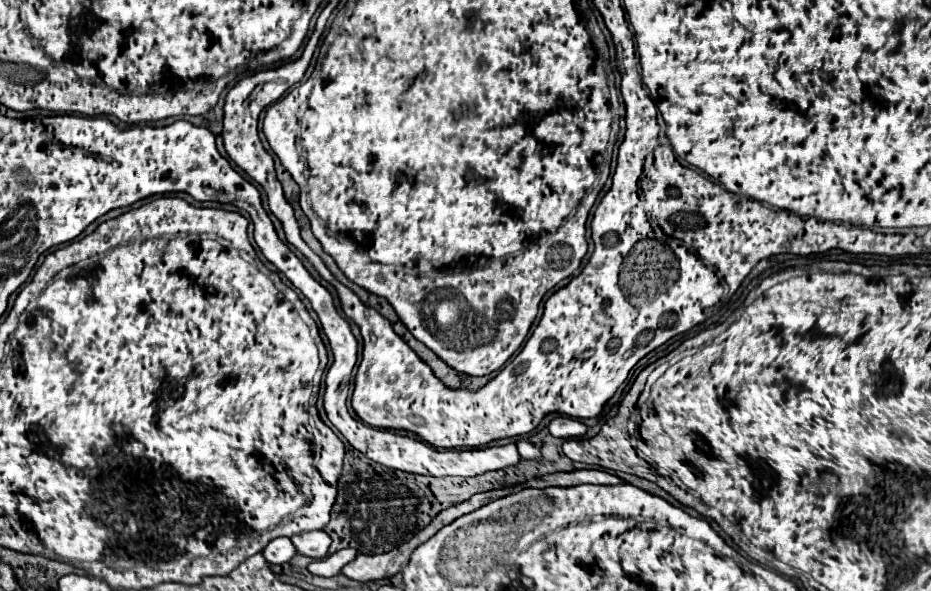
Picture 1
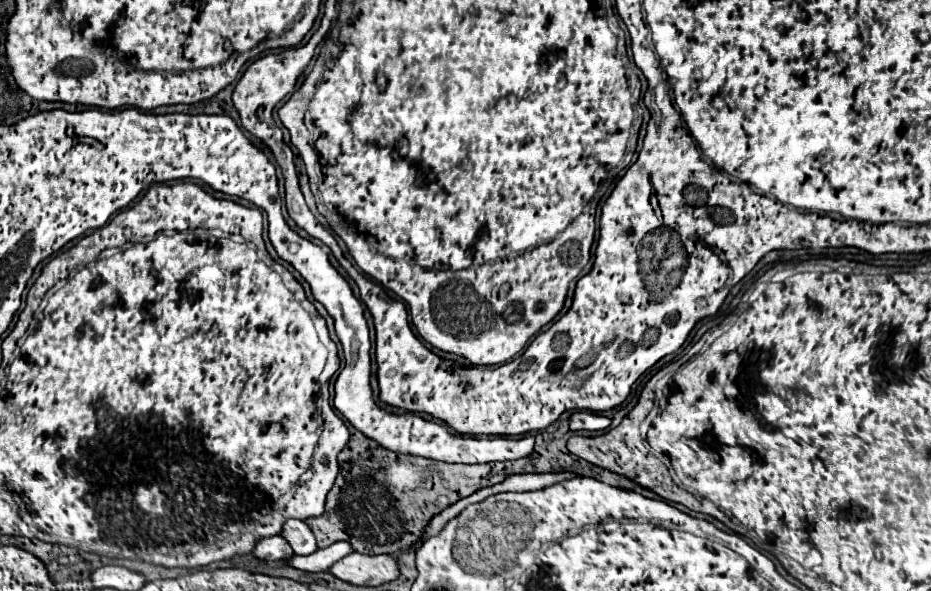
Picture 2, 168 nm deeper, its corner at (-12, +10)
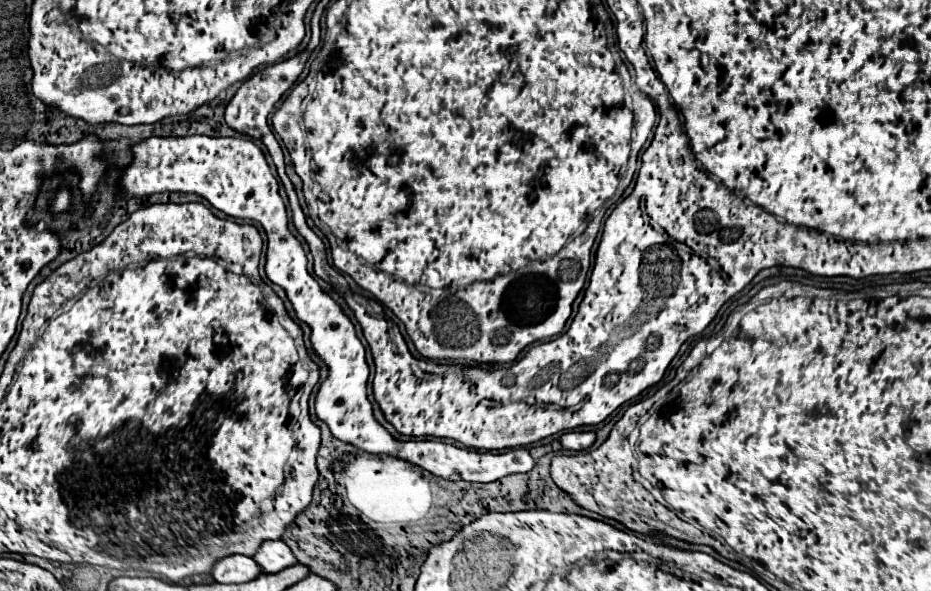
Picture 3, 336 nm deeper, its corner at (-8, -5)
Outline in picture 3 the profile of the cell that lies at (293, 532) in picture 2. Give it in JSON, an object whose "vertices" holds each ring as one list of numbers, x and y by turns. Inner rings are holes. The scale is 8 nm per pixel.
{"vertices":[[280,539,278,541,266,541,258,549,254,559,258,561,258,567,262,567,262,573,276,573,276,571,296,563,296,557,288,549,288,545,282,543]]}

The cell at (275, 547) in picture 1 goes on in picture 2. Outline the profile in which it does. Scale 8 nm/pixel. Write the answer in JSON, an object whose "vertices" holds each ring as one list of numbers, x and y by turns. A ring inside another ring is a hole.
{"vertices":[[280,534,264,538,256,544,254,548,254,556,262,558,262,560,280,560,280,558,290,558,294,556,290,544,286,544,286,540,282,540]]}

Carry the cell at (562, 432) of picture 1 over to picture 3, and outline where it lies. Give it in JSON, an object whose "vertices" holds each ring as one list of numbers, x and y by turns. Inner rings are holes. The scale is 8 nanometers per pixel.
{"vertices":[[568,431,560,437,560,443,568,451,586,451,592,447,596,433,592,431]]}

